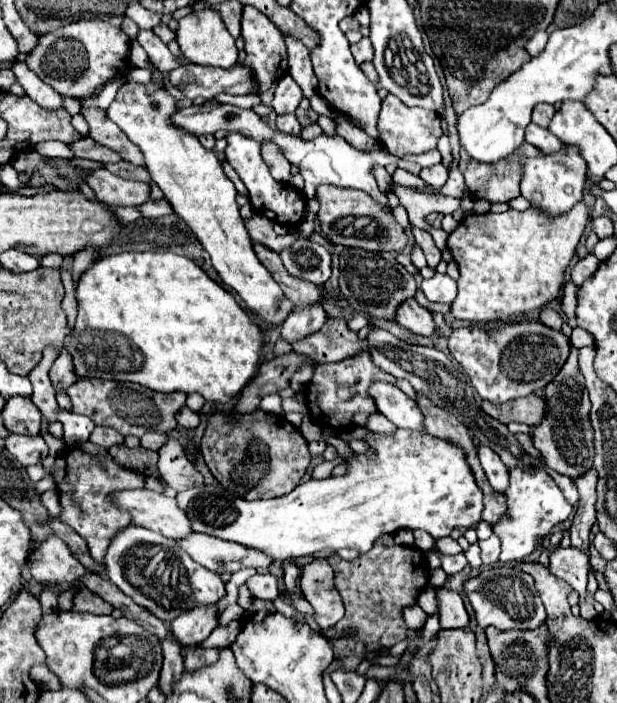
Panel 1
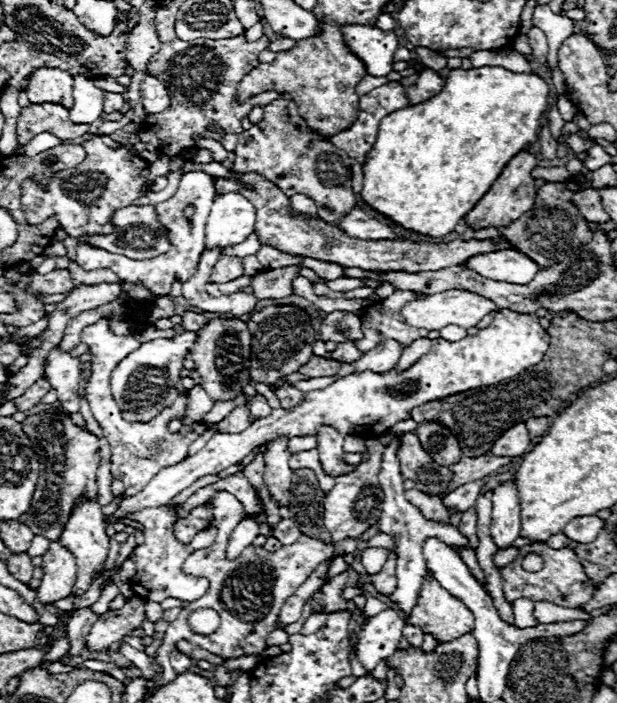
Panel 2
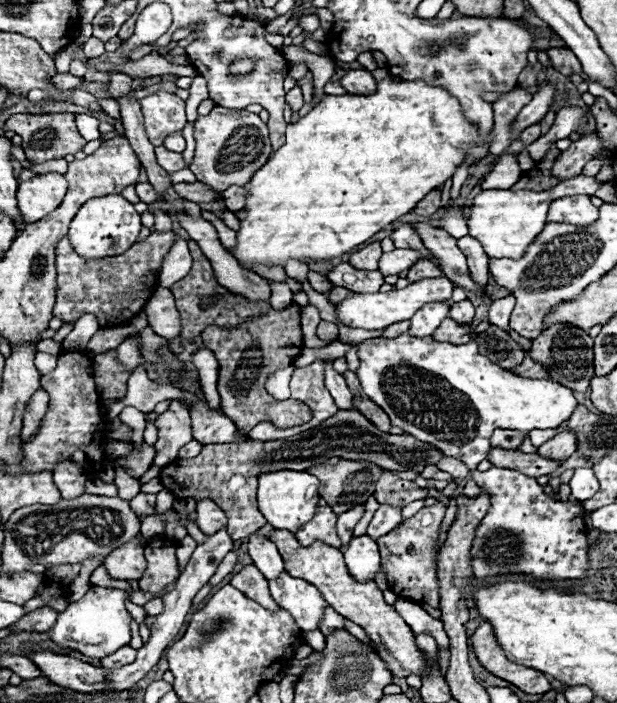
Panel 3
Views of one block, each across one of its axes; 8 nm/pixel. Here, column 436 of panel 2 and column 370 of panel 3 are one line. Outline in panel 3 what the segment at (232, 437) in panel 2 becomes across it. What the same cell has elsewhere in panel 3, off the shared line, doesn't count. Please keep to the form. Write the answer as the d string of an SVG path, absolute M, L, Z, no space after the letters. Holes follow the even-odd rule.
M400 334L396 338L370 338L358 344L360 366L356 376L362 390L390 416L392 426L404 428L408 434L426 440L426 444L440 448L446 456L462 460L468 470L474 470L488 454L488 440L496 428L530 432L534 428L546 430L556 428L566 422L574 408L578 406L572 390L550 380L532 380L516 376L510 370L500 368L478 352L476 342L468 344L450 344L436 342L432 336L418 338L410 334Z

